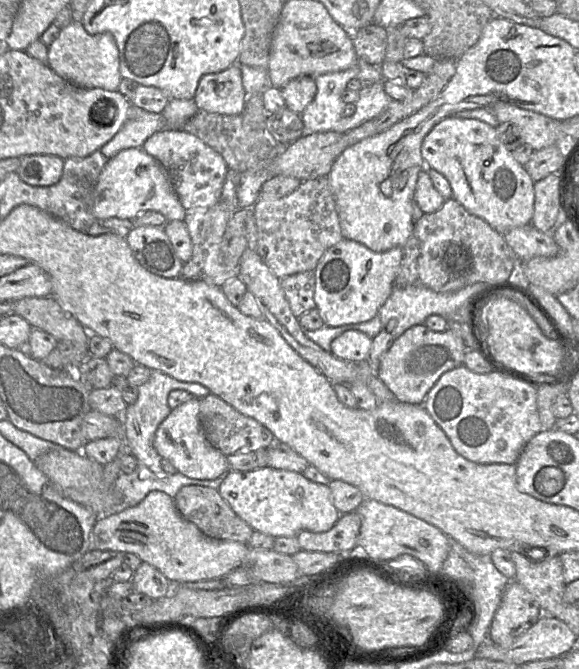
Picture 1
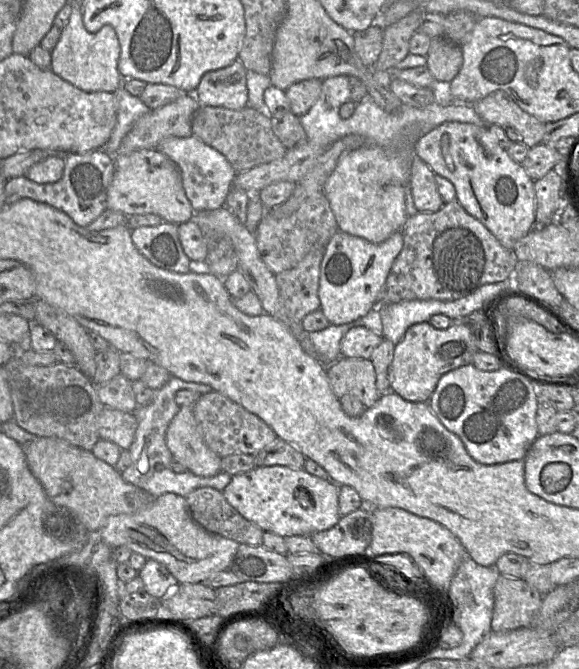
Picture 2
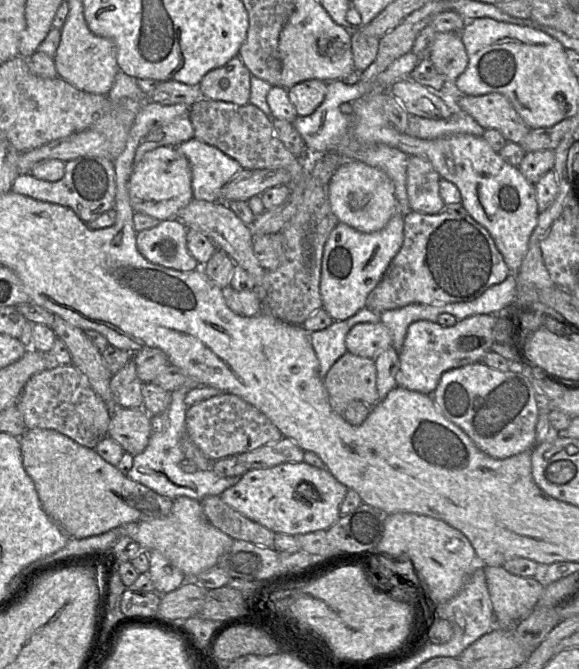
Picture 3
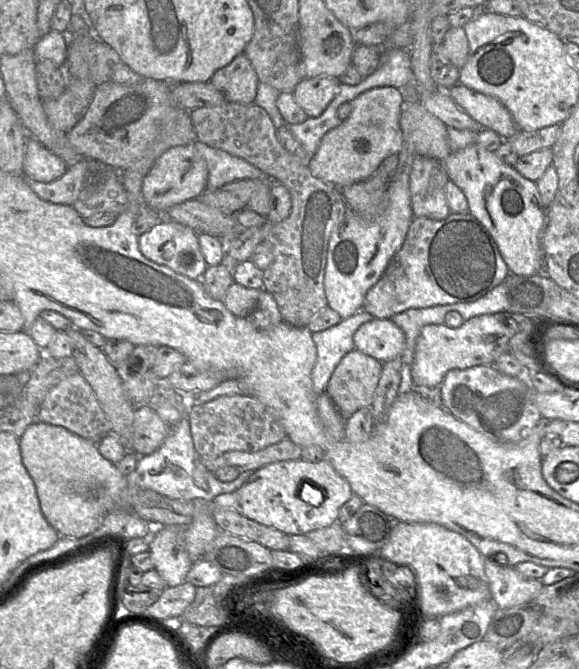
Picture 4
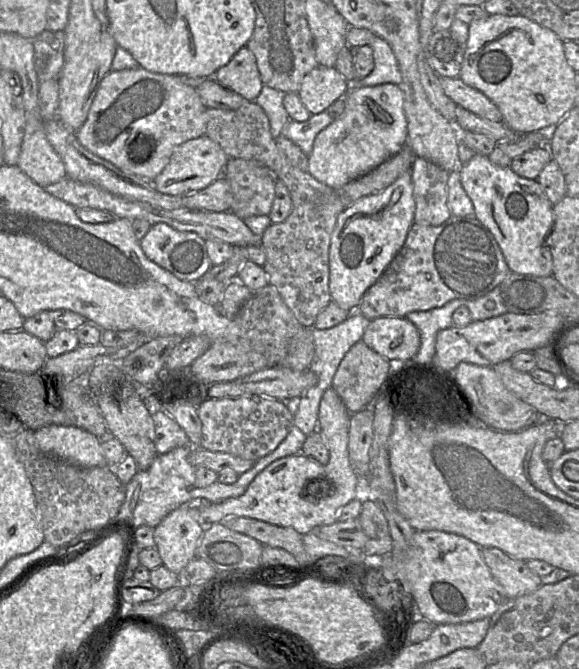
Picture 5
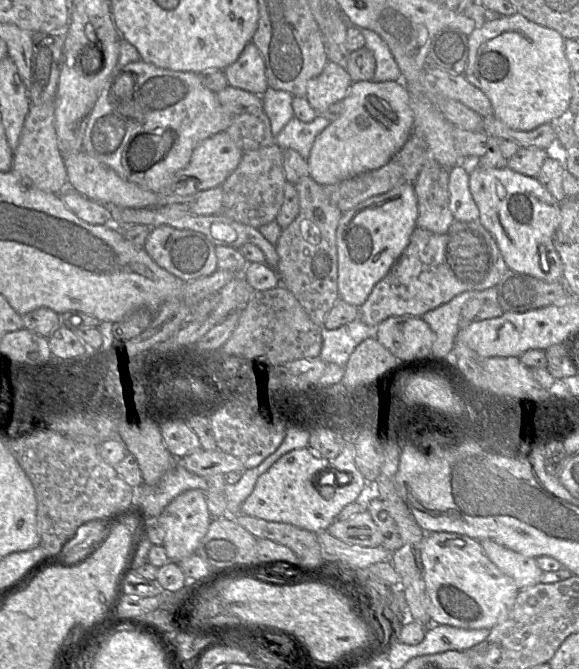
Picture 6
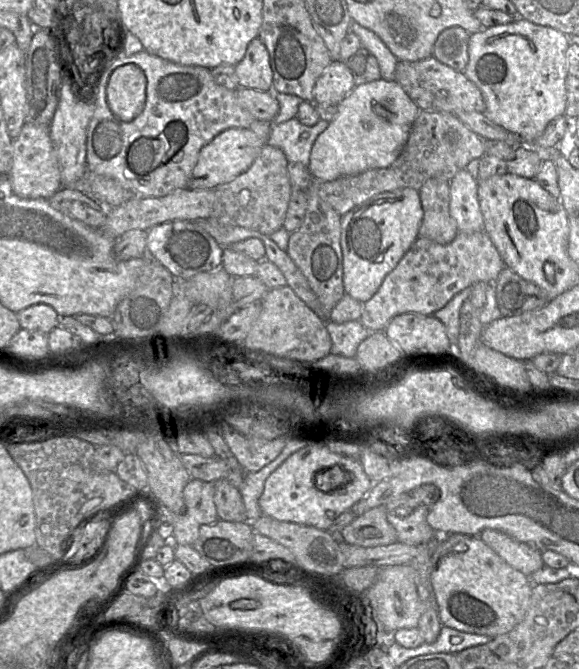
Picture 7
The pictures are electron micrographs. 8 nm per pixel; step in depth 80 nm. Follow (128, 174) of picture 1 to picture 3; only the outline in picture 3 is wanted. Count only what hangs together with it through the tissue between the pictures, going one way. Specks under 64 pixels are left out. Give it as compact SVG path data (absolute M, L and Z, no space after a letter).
M159 147L147 152L129 178L128 193L135 213L152 216L159 222L177 219L179 212L193 200L188 160L176 147Z

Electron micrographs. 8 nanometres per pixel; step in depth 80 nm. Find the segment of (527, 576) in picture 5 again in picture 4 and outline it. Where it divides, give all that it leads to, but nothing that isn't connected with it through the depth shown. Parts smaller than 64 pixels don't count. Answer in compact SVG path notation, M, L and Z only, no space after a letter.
M484 556L483 565L492 601L498 608L510 608L527 603L543 588L539 579L527 577L513 566L495 564L492 557Z

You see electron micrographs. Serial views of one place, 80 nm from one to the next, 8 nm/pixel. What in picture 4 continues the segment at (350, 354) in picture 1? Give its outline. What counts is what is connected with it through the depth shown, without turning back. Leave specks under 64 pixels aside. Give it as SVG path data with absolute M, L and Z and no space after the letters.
M372 319L353 335L355 349L380 362L399 358L405 348L405 335L391 319Z

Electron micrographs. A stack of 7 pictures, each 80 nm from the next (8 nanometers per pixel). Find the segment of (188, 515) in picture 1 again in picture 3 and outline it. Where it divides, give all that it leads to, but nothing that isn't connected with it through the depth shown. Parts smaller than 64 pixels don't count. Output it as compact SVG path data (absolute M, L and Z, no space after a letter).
M207 496L201 501L208 521L233 540L248 541L255 545L274 548L275 533L246 518L222 501L219 496Z

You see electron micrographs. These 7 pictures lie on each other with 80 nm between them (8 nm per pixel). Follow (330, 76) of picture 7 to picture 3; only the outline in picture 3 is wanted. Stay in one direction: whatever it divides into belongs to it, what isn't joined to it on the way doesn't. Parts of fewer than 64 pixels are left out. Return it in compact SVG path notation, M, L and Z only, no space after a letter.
M319 79L306 80L288 90L288 97L299 116L312 114L323 102L327 92L327 82Z

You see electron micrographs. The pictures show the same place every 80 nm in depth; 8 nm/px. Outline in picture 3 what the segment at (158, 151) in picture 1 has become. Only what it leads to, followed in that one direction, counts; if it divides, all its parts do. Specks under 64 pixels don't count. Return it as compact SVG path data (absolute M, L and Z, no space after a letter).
M195 137L176 148L189 162L195 200L219 201L222 187L243 170L234 159Z

